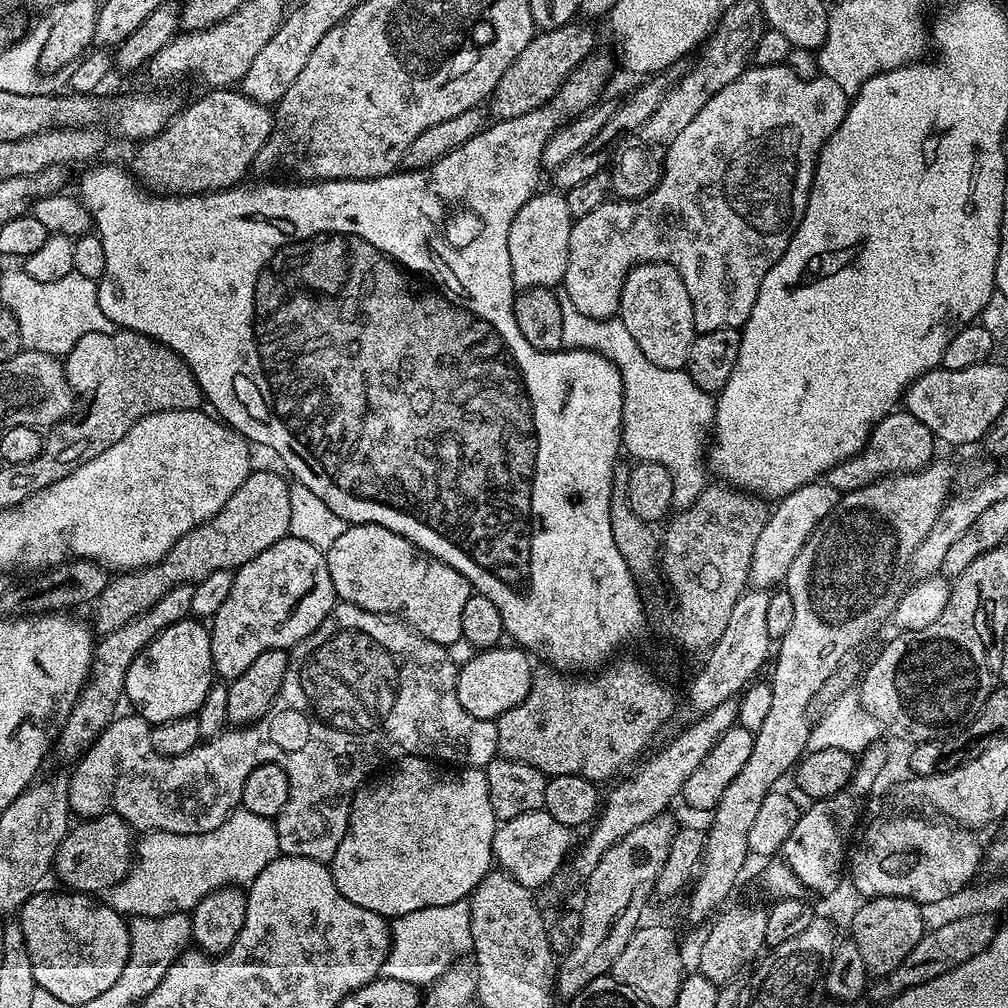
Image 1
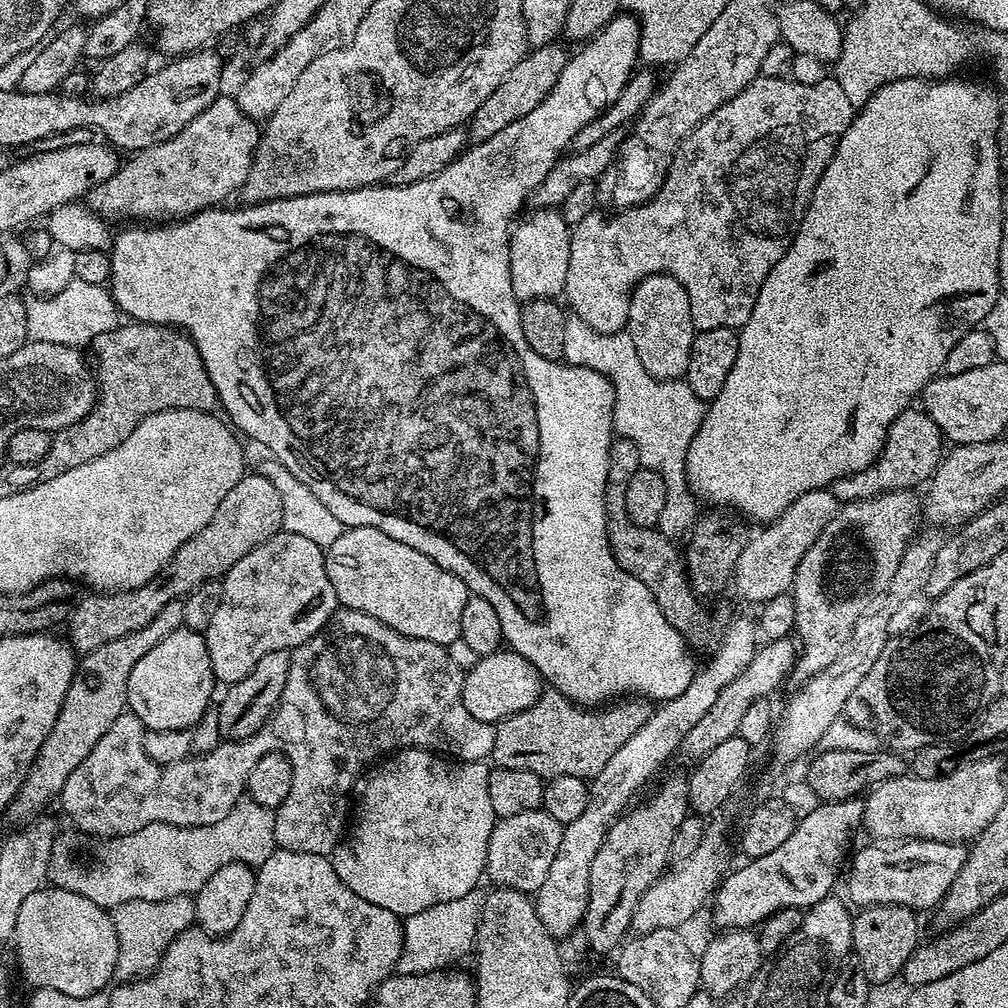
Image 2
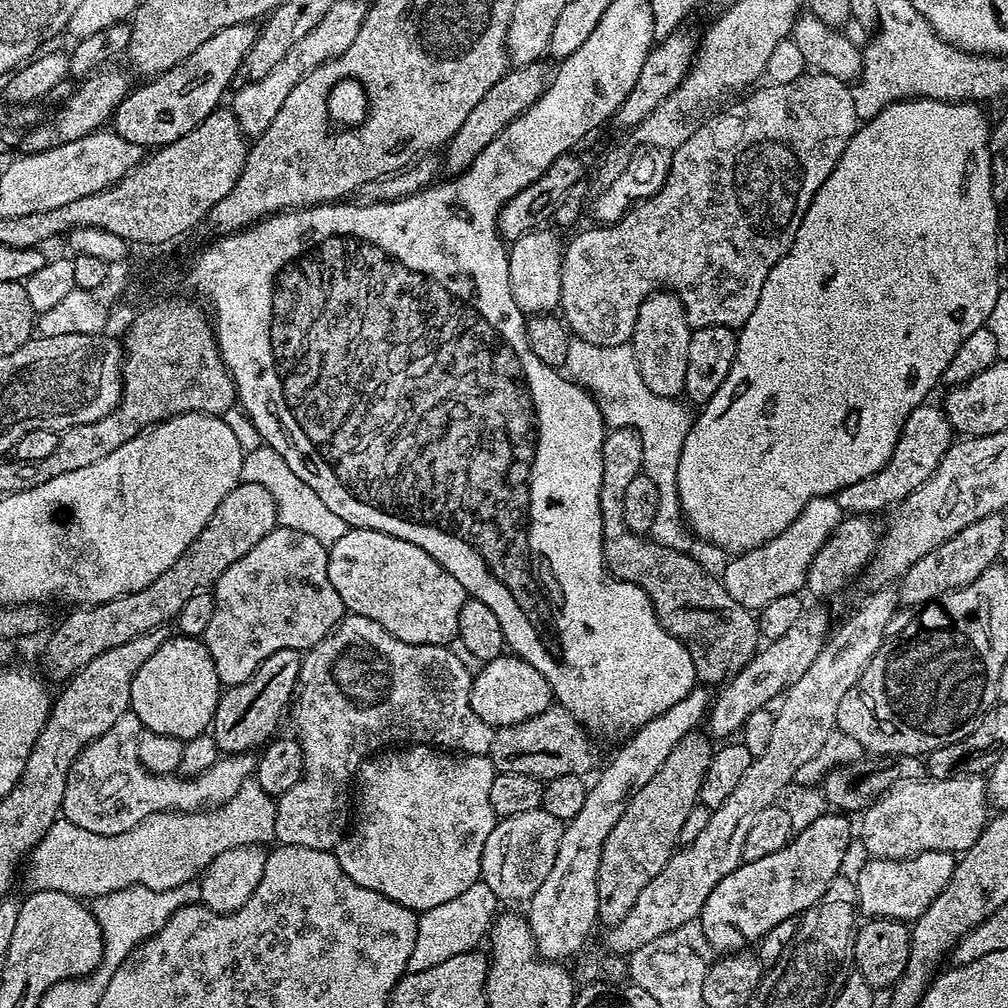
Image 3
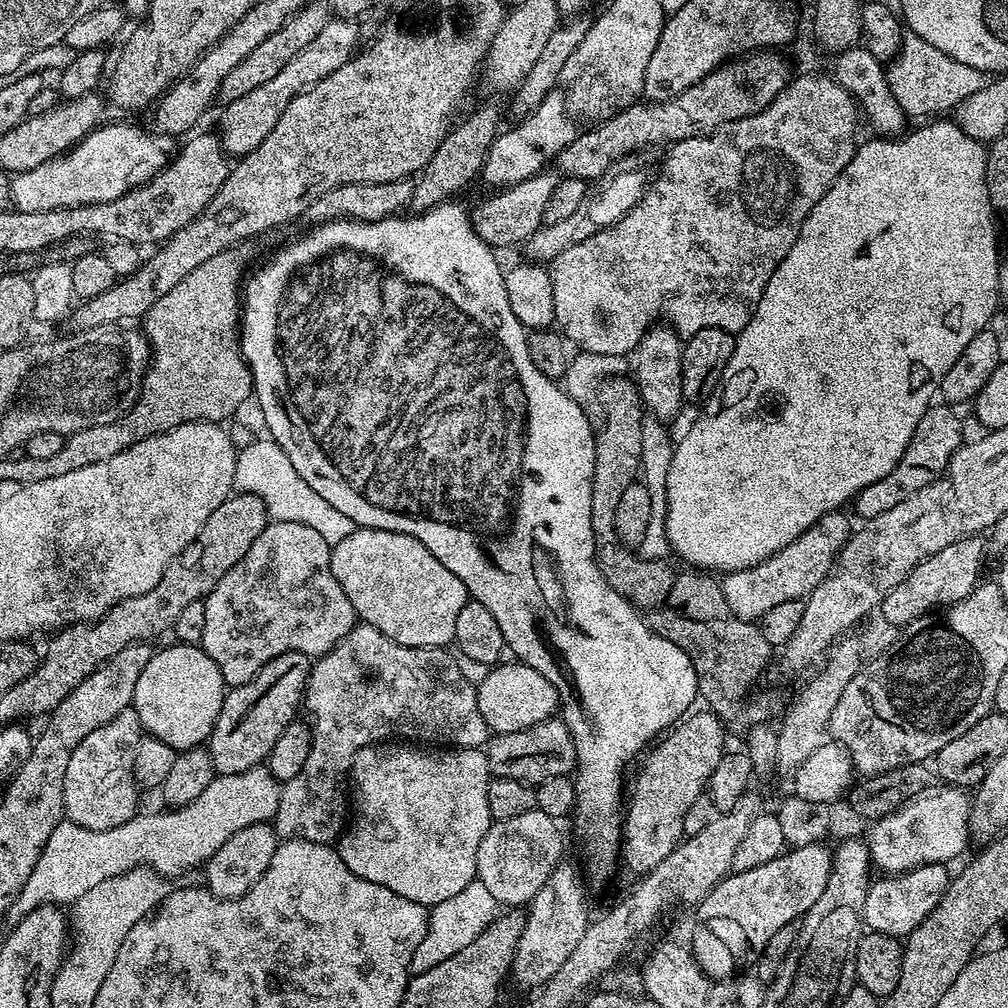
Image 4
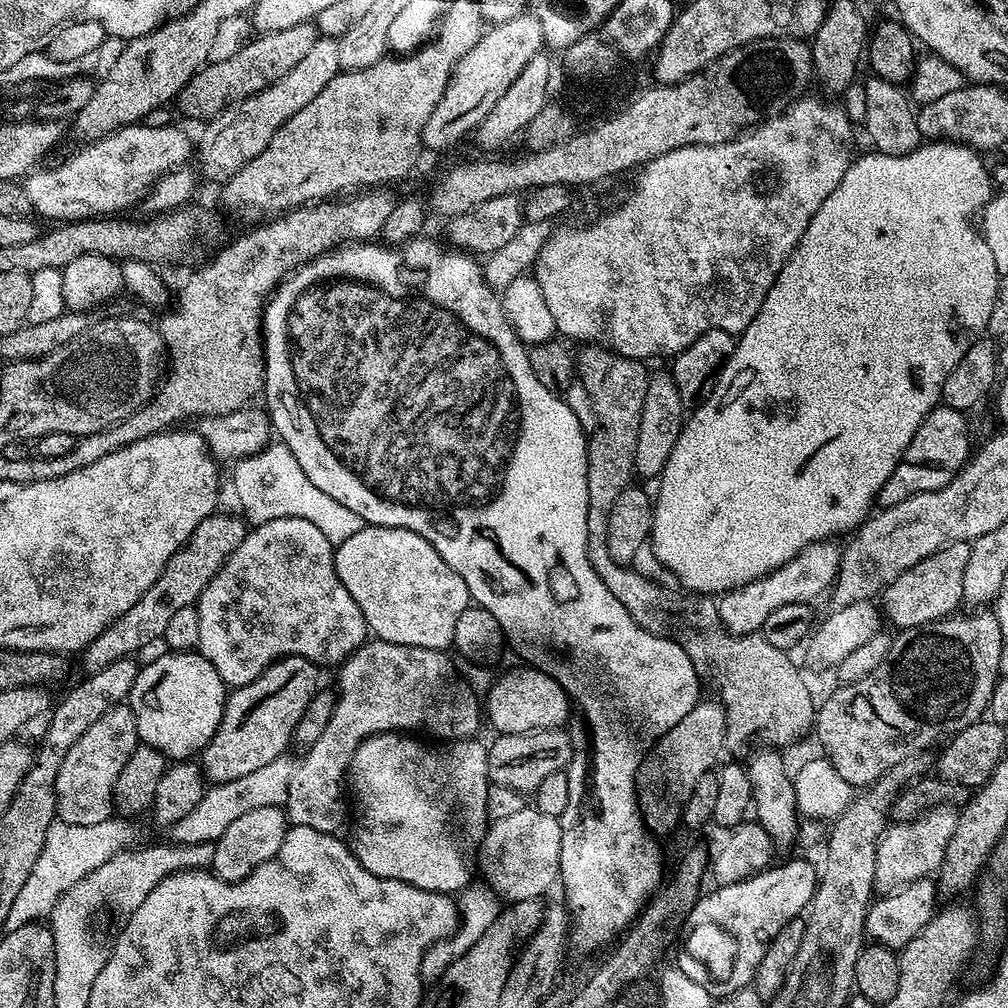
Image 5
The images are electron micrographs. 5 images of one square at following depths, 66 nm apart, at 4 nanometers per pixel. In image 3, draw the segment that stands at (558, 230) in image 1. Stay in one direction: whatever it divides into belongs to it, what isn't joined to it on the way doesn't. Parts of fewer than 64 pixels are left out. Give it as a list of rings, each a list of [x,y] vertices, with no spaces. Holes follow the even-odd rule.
[[[541,226],[533,232],[527,232],[511,241],[508,248],[508,269],[510,270],[510,294],[514,294],[514,302],[525,314],[555,313],[560,308],[560,295],[562,294],[562,262],[564,261],[564,248],[562,240],[548,229]]]

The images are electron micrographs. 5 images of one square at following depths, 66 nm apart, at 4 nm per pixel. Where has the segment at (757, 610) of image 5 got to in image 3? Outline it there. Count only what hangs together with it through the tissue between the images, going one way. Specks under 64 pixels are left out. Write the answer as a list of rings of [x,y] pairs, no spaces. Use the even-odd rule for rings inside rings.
[[[835,495],[819,496],[804,507],[802,514],[798,514],[798,518],[794,518],[794,522],[790,522],[782,534],[762,546],[733,555],[729,559],[732,561],[724,568],[724,576],[722,575],[723,586],[730,598],[734,598],[734,602],[743,608],[759,610],[766,606],[766,602],[782,598],[782,594],[799,593],[808,583],[808,571],[818,550],[822,550],[845,515],[838,506]]]

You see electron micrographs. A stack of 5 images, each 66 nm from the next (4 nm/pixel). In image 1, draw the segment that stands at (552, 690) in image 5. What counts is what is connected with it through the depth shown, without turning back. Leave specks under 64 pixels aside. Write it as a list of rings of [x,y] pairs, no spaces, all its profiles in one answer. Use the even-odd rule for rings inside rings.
[[[519,646],[510,648],[488,648],[477,651],[468,662],[458,668],[456,689],[458,702],[462,702],[462,710],[479,720],[495,720],[506,710],[514,710],[526,694],[532,689],[534,664],[529,653]]]

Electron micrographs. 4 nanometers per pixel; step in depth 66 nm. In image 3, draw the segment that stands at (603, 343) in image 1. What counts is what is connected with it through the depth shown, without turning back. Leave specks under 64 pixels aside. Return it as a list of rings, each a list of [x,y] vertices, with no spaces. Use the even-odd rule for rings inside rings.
[[[572,338],[569,342],[569,350],[566,353],[566,362],[563,371],[582,388],[587,388],[600,403],[600,413],[608,422],[636,422],[632,420],[644,420],[642,435],[644,437],[644,466],[643,475],[654,482],[658,489],[658,511],[654,514],[654,526],[650,533],[653,544],[661,544],[670,550],[691,553],[694,537],[681,513],[680,499],[678,498],[678,458],[682,454],[682,442],[686,442],[686,434],[692,428],[693,413],[688,413],[687,403],[679,404],[679,399],[671,396],[660,396],[646,382],[642,382],[642,370],[638,370],[638,358],[634,358],[634,350],[631,343],[618,346],[594,346],[594,342],[577,340]]]

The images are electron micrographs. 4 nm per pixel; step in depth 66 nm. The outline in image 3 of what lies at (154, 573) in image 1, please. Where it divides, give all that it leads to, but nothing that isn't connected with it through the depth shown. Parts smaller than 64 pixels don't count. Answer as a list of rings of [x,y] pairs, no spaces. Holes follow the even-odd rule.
[[[237,484],[230,494],[226,494],[226,498],[222,498],[202,534],[198,534],[198,538],[186,546],[182,558],[178,558],[178,562],[174,562],[166,574],[146,586],[146,590],[138,590],[110,602],[77,607],[69,611],[72,613],[60,625],[57,623],[47,633],[43,668],[47,679],[67,682],[75,672],[82,670],[82,666],[94,662],[98,654],[114,650],[114,646],[122,646],[122,642],[130,642],[130,638],[138,638],[138,634],[146,634],[163,624],[171,625],[190,598],[199,592],[208,592],[218,578],[222,578],[222,574],[226,574],[226,570],[230,570],[230,566],[242,558],[242,554],[254,550],[254,546],[258,546],[258,542],[262,542],[262,538],[266,538],[266,534],[276,527],[276,507],[270,490],[261,484]]]

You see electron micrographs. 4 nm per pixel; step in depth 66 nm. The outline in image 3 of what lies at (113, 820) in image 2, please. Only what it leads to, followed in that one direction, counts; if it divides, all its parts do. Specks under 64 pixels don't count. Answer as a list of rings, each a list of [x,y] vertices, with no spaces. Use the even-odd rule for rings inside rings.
[[[351,614],[345,615],[344,619],[336,624],[332,632],[326,634],[326,638],[322,638],[322,642],[318,642],[313,648],[307,649],[303,653],[300,662],[296,695],[290,705],[290,720],[292,716],[292,724],[296,727],[294,735],[299,740],[302,746],[302,754],[304,755],[304,778],[297,782],[295,786],[292,799],[294,798],[296,808],[290,809],[288,816],[292,820],[297,820],[298,823],[304,824],[302,843],[314,848],[321,842],[328,842],[324,840],[332,839],[332,842],[336,842],[341,839],[342,831],[340,832],[340,824],[336,821],[344,812],[344,808],[340,803],[343,802],[344,795],[347,792],[349,795],[350,785],[353,783],[360,765],[368,759],[370,753],[375,754],[399,742],[404,746],[427,744],[441,750],[455,750],[457,753],[466,756],[489,755],[492,750],[496,729],[491,728],[486,722],[482,722],[482,718],[478,718],[478,714],[474,714],[474,706],[470,706],[472,677],[473,673],[468,672],[465,666],[462,666],[458,658],[451,653],[448,646],[443,644],[411,644],[410,642],[402,642],[398,638],[394,638],[394,634],[390,634],[390,630],[378,626],[378,622],[374,622],[370,618],[362,618],[361,616]],[[132,711],[122,714],[106,734],[90,742],[78,754],[66,778],[60,811],[63,819],[90,830],[90,834],[113,836],[134,830],[142,818],[159,812],[199,812],[226,803],[255,773],[257,757],[252,754],[224,754],[205,772],[185,778],[180,774],[147,772],[138,758],[140,719]]]

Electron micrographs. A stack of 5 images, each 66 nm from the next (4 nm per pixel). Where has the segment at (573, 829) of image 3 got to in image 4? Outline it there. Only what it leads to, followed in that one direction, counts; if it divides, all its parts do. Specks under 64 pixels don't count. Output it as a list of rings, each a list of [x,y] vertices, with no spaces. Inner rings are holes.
[[[557,864],[550,878],[546,878],[542,890],[538,890],[527,905],[528,921],[516,947],[511,970],[514,980],[516,976],[517,982],[524,988],[536,990],[543,986],[556,973],[558,966],[562,966],[562,962],[574,954],[574,946],[578,946],[578,942],[582,942],[582,934],[586,934],[590,923],[588,892],[584,889],[585,877],[581,865],[577,864]]]

